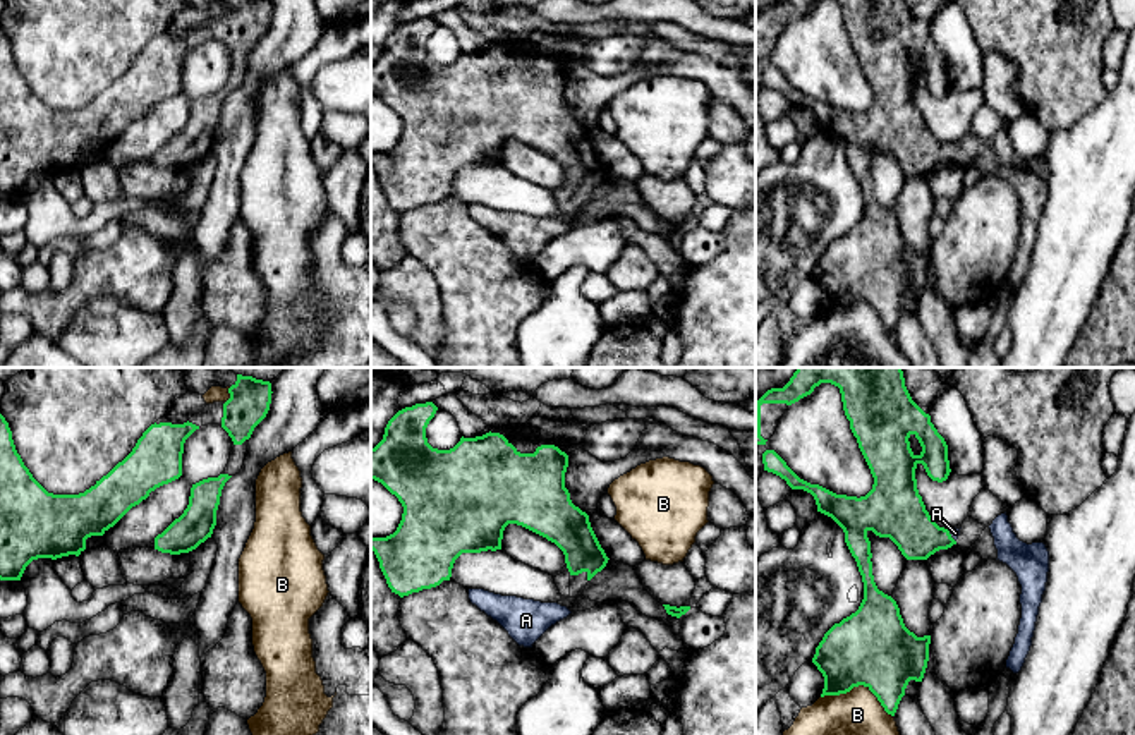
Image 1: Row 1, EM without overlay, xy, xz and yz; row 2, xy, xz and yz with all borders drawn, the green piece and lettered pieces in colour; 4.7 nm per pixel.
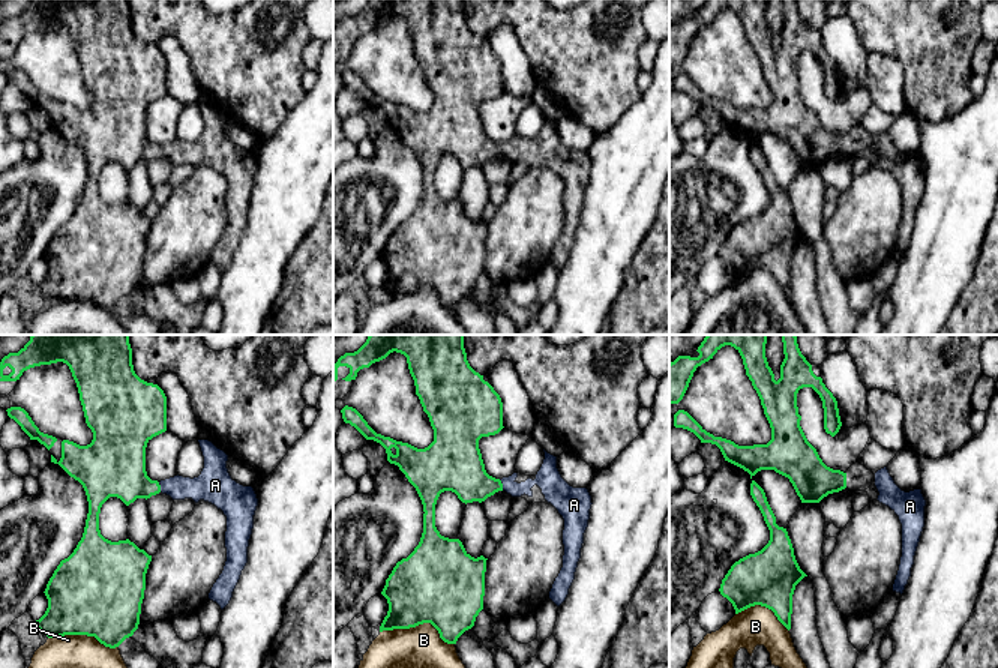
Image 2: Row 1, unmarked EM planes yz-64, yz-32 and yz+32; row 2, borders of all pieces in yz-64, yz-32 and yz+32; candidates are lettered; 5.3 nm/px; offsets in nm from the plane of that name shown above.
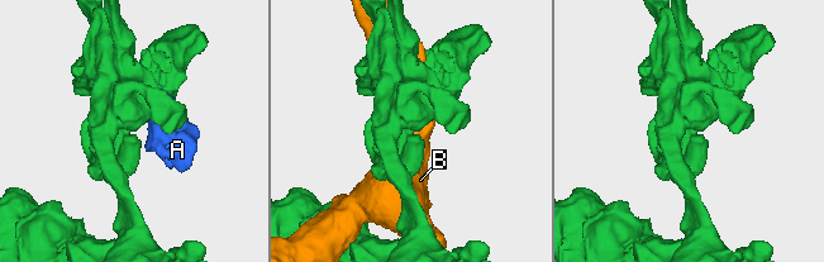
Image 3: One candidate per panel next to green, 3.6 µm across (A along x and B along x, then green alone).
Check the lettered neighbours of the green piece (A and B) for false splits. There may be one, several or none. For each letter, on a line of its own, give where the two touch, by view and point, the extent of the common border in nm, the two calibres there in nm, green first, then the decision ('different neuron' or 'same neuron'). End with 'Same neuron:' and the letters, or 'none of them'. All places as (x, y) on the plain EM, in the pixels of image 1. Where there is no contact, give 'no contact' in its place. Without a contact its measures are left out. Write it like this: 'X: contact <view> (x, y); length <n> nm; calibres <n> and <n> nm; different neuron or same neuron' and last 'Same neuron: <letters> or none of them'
A: contact yz (950, 151); length 70 nm; calibres 240 and 50 nm; same neuron
B: contact yz (859, 299); length 340 nm; calibres 360 and 240 nm; different neuron
Same neuron: A

